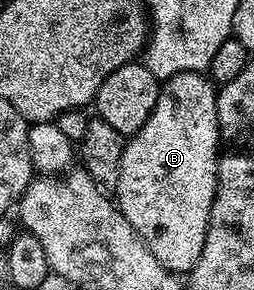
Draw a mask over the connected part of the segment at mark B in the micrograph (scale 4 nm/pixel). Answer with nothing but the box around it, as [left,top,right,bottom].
[113,71,221,273]

